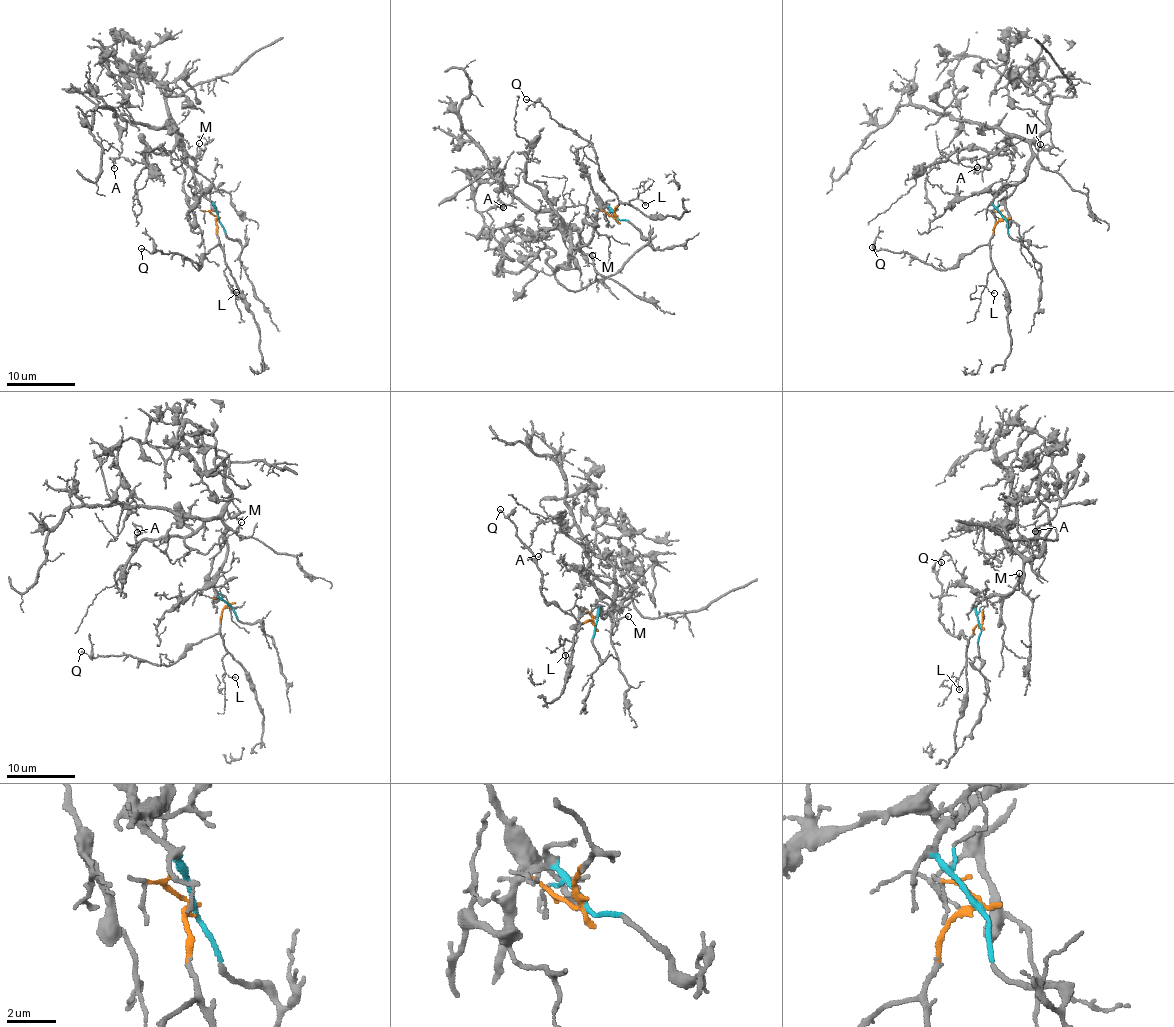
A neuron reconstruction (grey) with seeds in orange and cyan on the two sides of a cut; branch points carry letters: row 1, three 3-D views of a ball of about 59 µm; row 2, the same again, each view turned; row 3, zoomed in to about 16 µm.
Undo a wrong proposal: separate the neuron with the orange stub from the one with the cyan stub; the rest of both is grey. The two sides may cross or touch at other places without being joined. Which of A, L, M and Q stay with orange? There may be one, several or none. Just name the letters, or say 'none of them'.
L, Q

